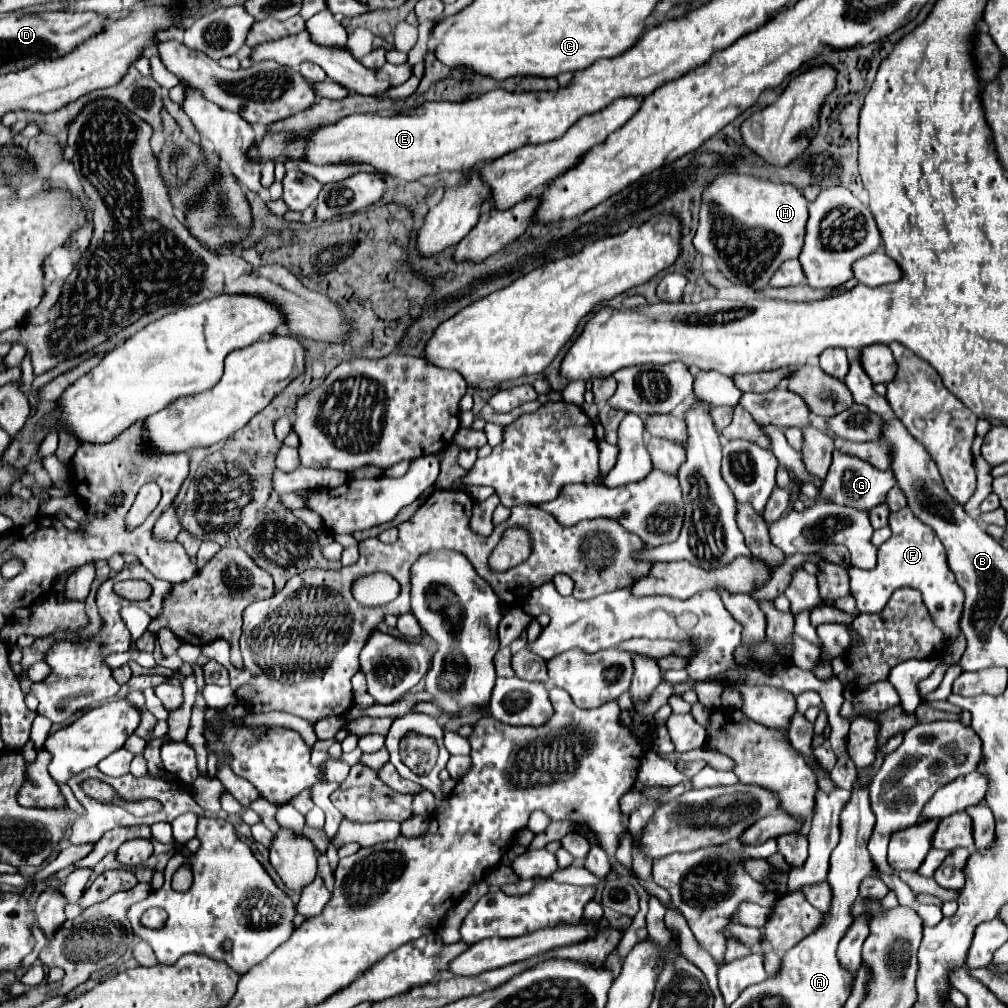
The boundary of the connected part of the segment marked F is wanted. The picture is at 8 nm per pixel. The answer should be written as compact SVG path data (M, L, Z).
M902 508L888 516L892 536L878 548L878 564L874 570L850 568L850 590L858 602L860 612L880 612L890 596L904 586L912 586L922 592L924 604L936 618L936 624L946 632L948 642L954 642L958 634L958 620L962 614L962 588L958 588L954 574L946 564L946 552L932 528L922 524L910 508Z

